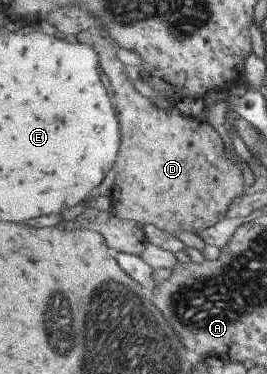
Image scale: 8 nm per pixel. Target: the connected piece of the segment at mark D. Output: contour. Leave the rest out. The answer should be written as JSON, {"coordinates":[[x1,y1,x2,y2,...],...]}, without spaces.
{"coordinates":[[97,29,82,31,74,35,77,42,93,46,99,53,105,78,112,84,112,91,116,96,116,111,120,112,120,134,122,134,122,146,120,146,120,164,114,164,115,177,110,192,110,200,114,212,123,219,136,221,137,224,153,225,176,237,193,238,201,229,206,230,218,224,224,216,227,216,228,208,232,200,236,200,244,190,244,172,242,168,228,158,224,138,219,131,210,126,200,117,183,116,180,113,168,114,166,110,154,106,150,98,142,96,128,74,124,72,124,66,118,60,119,46,113,38]]}

